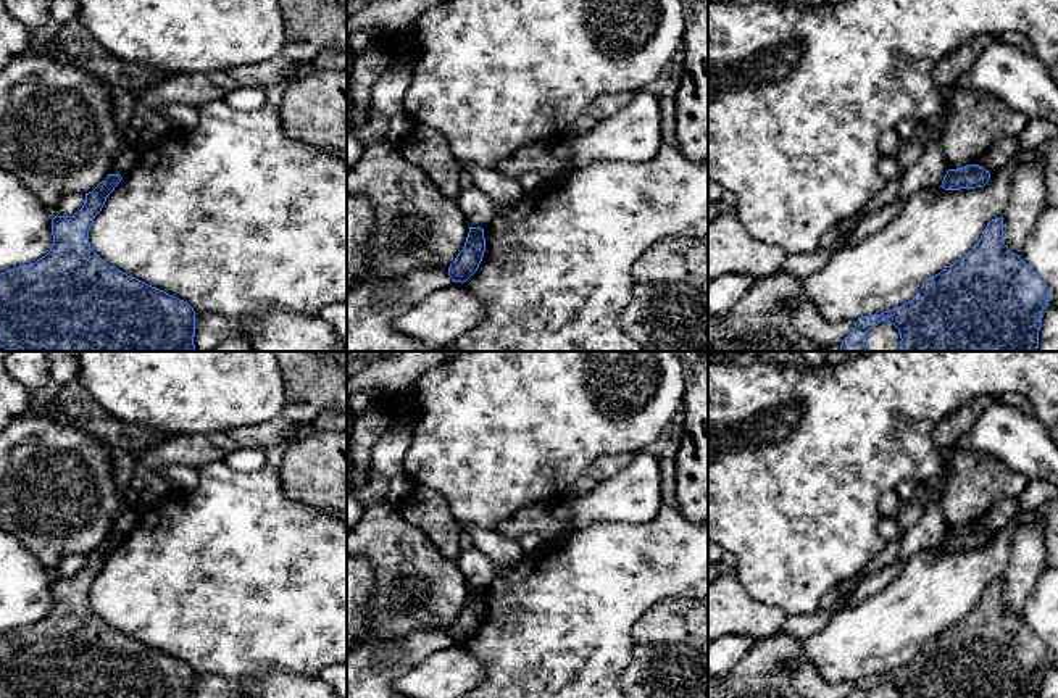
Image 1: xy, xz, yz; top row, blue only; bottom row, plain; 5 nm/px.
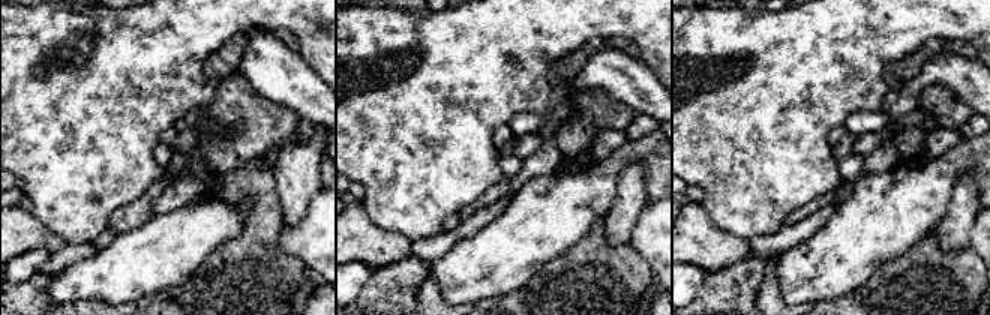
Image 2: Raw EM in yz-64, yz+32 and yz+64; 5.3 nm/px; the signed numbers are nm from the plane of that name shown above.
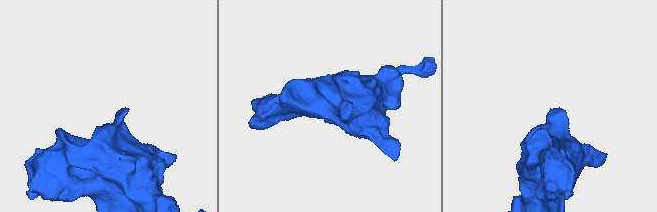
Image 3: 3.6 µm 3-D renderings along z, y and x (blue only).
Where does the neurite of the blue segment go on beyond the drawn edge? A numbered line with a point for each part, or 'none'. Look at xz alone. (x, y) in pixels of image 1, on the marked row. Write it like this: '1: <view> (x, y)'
none

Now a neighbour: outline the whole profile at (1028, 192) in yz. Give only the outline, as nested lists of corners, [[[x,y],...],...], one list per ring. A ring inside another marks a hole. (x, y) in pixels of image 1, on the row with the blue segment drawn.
[[[1043,163],[1019,164],[1011,177],[1010,198],[1002,216],[1003,242],[1013,253],[1021,253],[1045,206],[1047,185]]]

